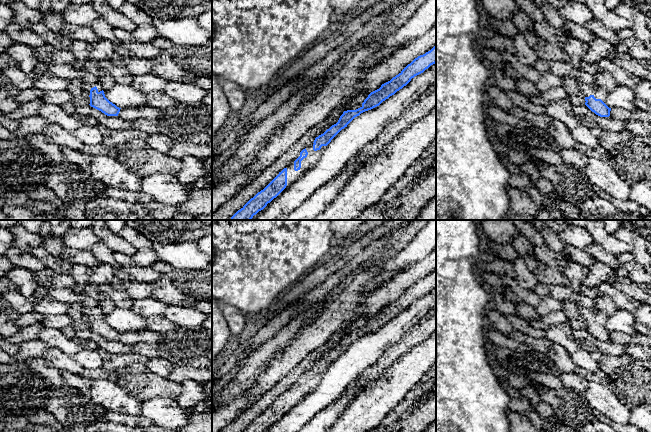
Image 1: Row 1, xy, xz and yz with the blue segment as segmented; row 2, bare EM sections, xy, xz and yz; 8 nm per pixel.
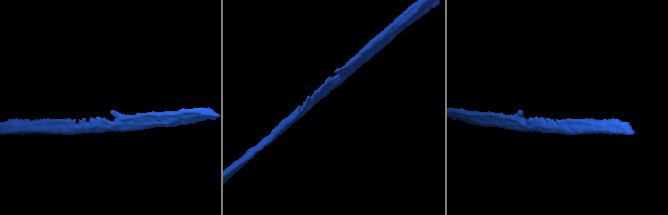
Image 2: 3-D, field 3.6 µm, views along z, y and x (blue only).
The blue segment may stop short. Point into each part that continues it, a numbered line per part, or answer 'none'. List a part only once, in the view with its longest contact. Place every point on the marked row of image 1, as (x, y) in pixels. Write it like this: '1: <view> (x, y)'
1: xz (313, 156)

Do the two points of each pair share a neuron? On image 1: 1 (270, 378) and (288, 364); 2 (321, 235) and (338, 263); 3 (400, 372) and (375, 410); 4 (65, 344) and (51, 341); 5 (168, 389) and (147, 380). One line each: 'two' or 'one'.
1: one
2: two
3: one
4: one
5: one

